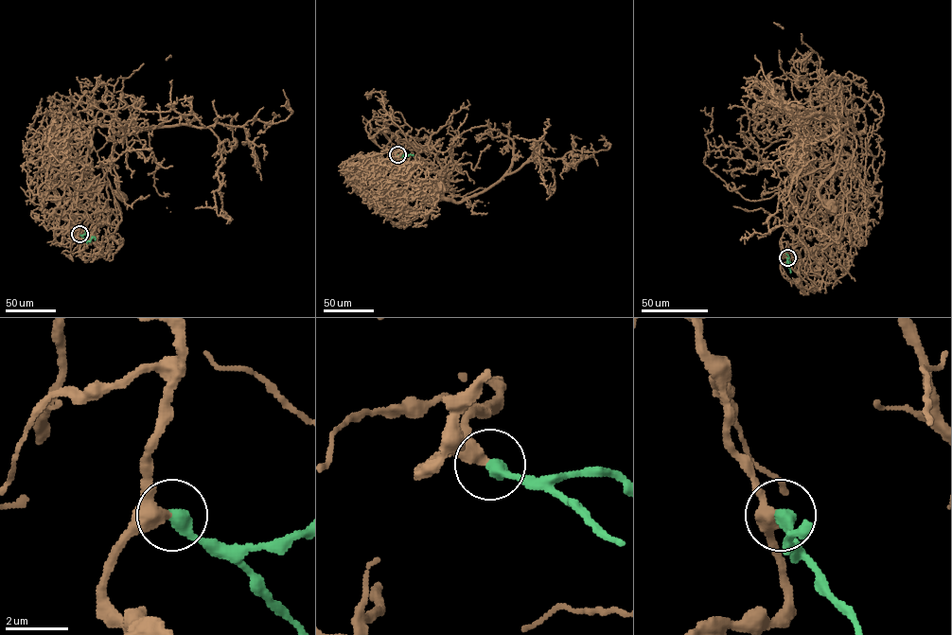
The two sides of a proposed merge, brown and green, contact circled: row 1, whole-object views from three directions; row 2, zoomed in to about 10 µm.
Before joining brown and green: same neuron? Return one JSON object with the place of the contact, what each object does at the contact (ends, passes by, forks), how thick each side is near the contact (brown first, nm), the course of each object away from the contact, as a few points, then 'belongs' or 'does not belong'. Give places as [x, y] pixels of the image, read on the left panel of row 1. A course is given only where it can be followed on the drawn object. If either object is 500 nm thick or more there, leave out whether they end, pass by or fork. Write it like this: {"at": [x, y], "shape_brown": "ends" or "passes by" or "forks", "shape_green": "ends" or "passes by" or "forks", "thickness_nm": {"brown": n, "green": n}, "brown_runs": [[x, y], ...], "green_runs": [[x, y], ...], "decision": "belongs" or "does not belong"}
{"at": [79, 234], "shape_brown": "ends", "shape_green": "ends", "thickness_nm": {"brown": 440, "green": 440}, "brown_runs": [[79, 234], [69, 215], [86, 161], [91, 124], [108, 124], [113, 132], [112, 159], [120, 195]], "green_runs": [[79, 234], [87, 240], [94, 237], [95, 239]], "decision": "belongs"}

